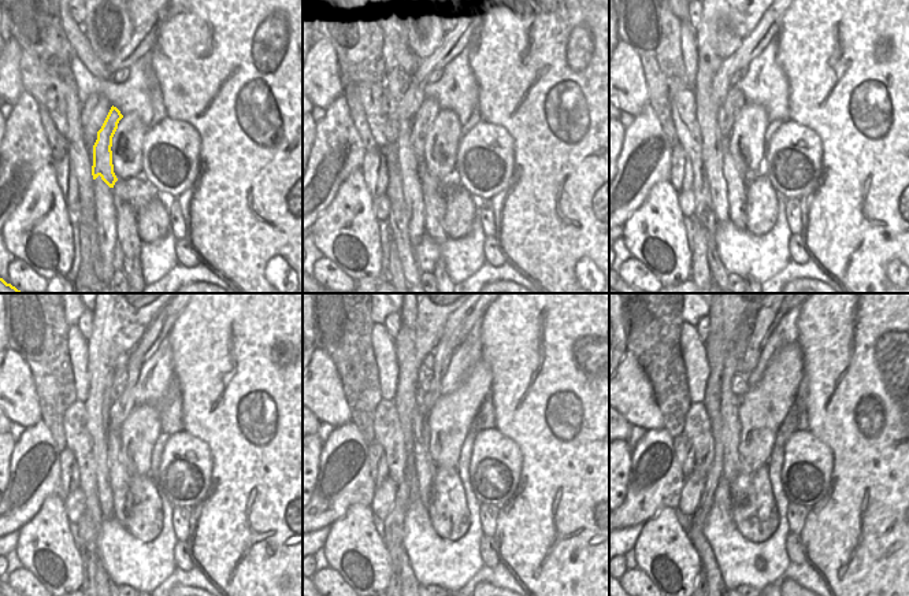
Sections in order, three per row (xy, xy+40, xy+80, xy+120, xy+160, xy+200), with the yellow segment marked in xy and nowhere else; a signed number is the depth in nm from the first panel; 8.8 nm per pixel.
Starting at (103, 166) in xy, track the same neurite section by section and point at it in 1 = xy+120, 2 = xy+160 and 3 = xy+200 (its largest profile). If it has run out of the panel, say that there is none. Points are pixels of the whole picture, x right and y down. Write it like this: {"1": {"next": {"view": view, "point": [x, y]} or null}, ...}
{"1": {"next": {"view": "xy+120", "point": [122, 406]}}, "2": {"next": {"view": "xy+160", "point": [452, 337]}}, "3": {"next": {"view": "xy+200", "point": [767, 321]}}}

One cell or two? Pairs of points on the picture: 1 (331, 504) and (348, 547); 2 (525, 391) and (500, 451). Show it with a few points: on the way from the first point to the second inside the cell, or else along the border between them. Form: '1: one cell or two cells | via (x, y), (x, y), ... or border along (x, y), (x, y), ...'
1: two cells | border along (367, 504), (352, 504), (330, 526)
2: two cells | border along (494, 428), (518, 447), (523, 465)

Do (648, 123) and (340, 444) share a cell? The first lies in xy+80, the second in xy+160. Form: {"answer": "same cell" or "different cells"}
{"answer": "same cell"}

